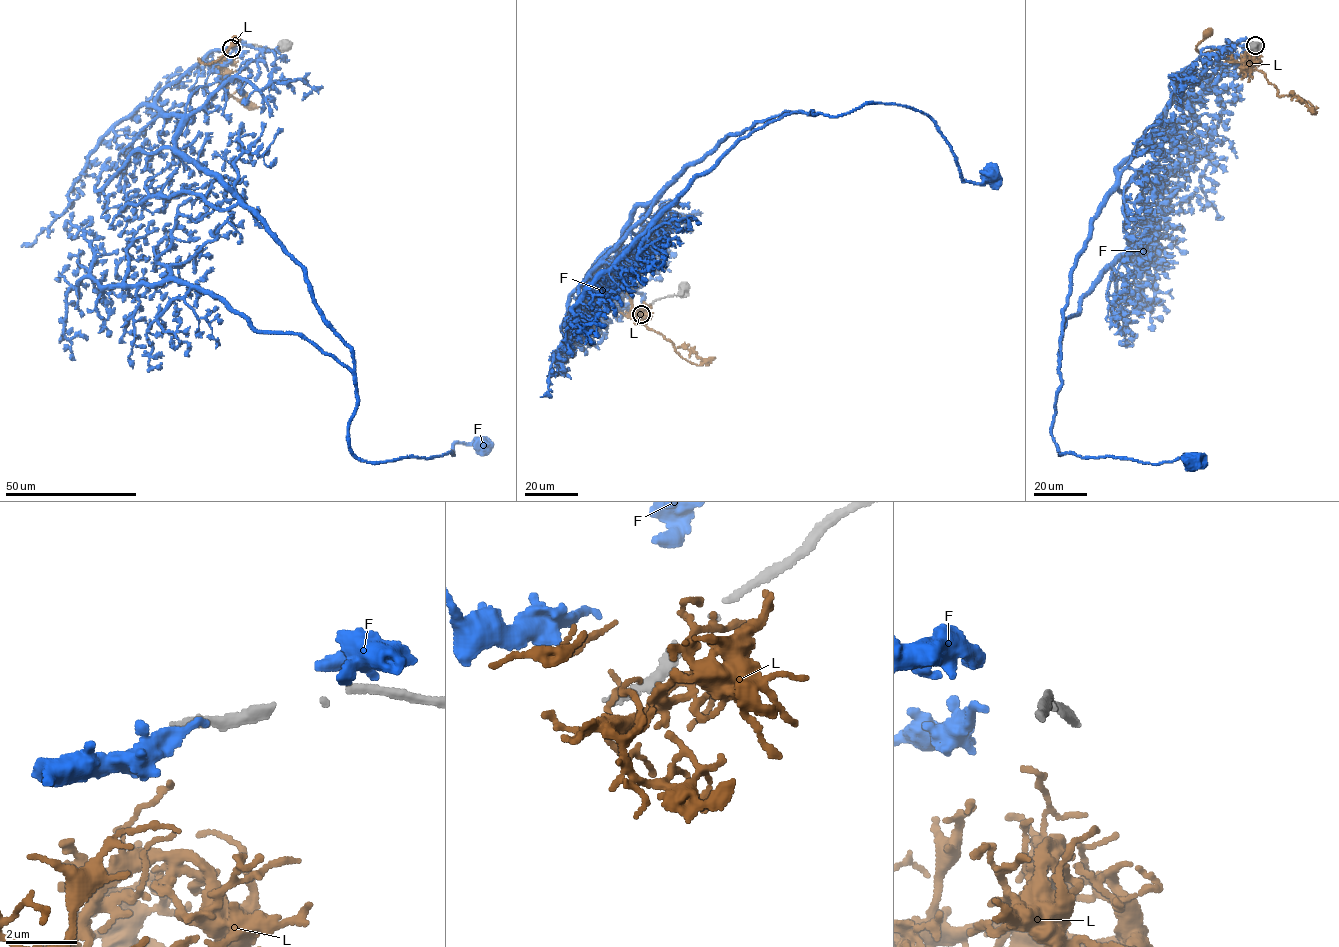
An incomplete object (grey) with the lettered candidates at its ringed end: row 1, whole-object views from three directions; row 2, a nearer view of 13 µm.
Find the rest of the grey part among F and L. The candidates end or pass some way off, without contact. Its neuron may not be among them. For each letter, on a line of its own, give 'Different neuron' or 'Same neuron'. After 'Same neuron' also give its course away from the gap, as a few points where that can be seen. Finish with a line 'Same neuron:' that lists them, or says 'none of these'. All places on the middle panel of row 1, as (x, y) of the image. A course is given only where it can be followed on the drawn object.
F: Different neuron
L: Different neuron
Same neuron: none of these

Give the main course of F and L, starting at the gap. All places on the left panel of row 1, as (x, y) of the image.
F: (230, 47), (156, 103), (182, 118), (177, 149), (302, 267), (350, 348), (350, 450), (388, 461), (481, 446)
L: (228, 51), (218, 71), (227, 87), (227, 96), (231, 95), (247, 104), (239, 91), (233, 93)

